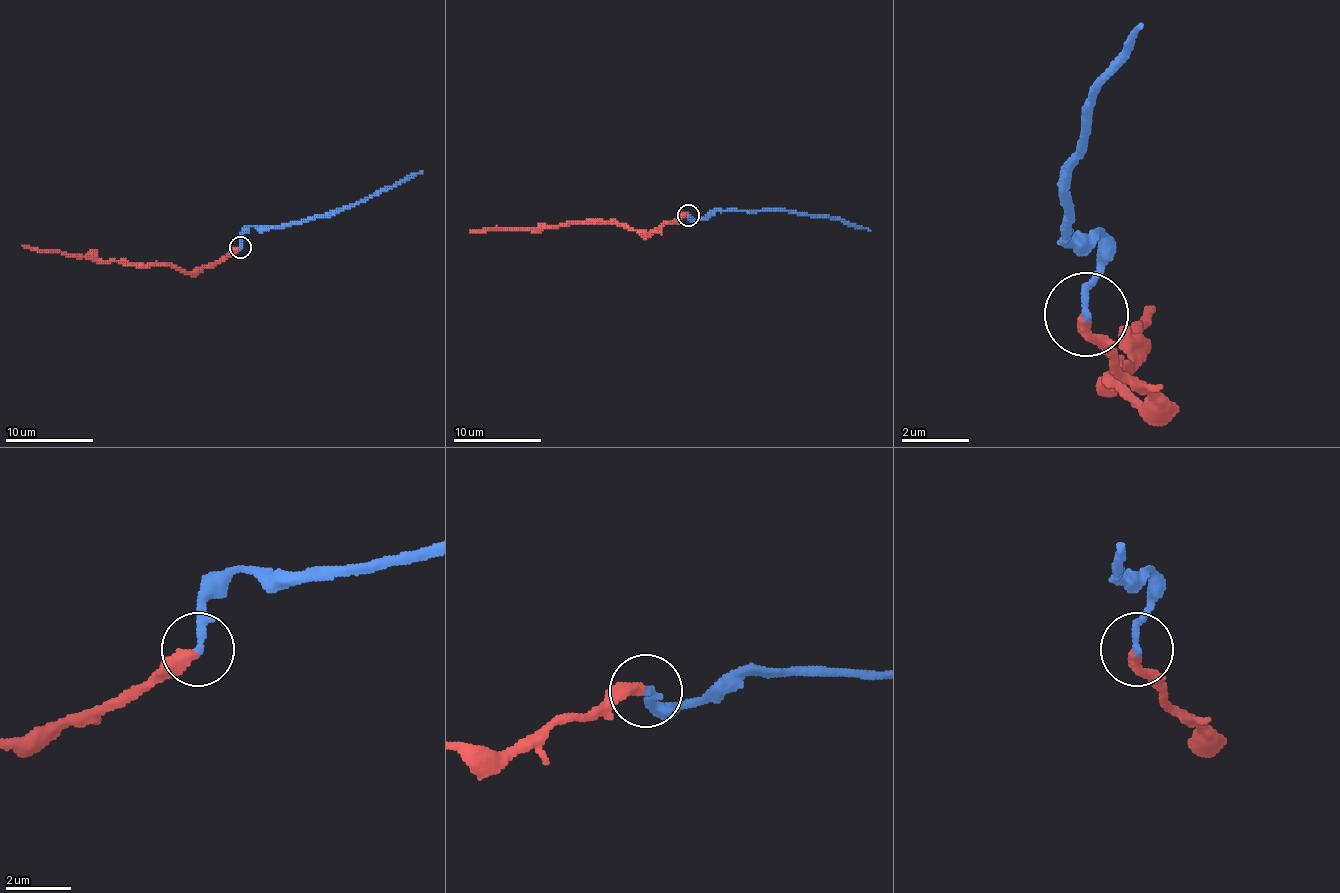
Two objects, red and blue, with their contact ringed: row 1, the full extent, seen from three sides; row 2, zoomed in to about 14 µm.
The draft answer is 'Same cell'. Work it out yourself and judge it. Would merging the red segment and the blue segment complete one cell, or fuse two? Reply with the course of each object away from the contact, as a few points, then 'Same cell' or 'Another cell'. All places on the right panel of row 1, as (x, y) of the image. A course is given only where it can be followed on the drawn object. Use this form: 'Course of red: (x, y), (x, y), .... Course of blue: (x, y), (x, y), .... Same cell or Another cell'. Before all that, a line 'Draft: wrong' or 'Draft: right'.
Draft: right
Course of red: (1084, 316), (1084, 325), (1151, 400), (1143, 409), (1118, 384), (1109, 384), (1126, 367), (1134, 333), (1151, 308). Course of blue: (1084, 316), (1101, 266), (1092, 232), (1067, 232), (1067, 198), (1092, 89), (1143, 21). Same cell

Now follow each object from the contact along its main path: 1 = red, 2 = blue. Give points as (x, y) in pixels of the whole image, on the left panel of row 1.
1: (240, 248), (200, 270), (180, 272), (172, 265), (123, 265), (117, 261), (37, 252), (22, 245)
2: (240, 248), (242, 234), (251, 226), (290, 226), (330, 217), (422, 171)

